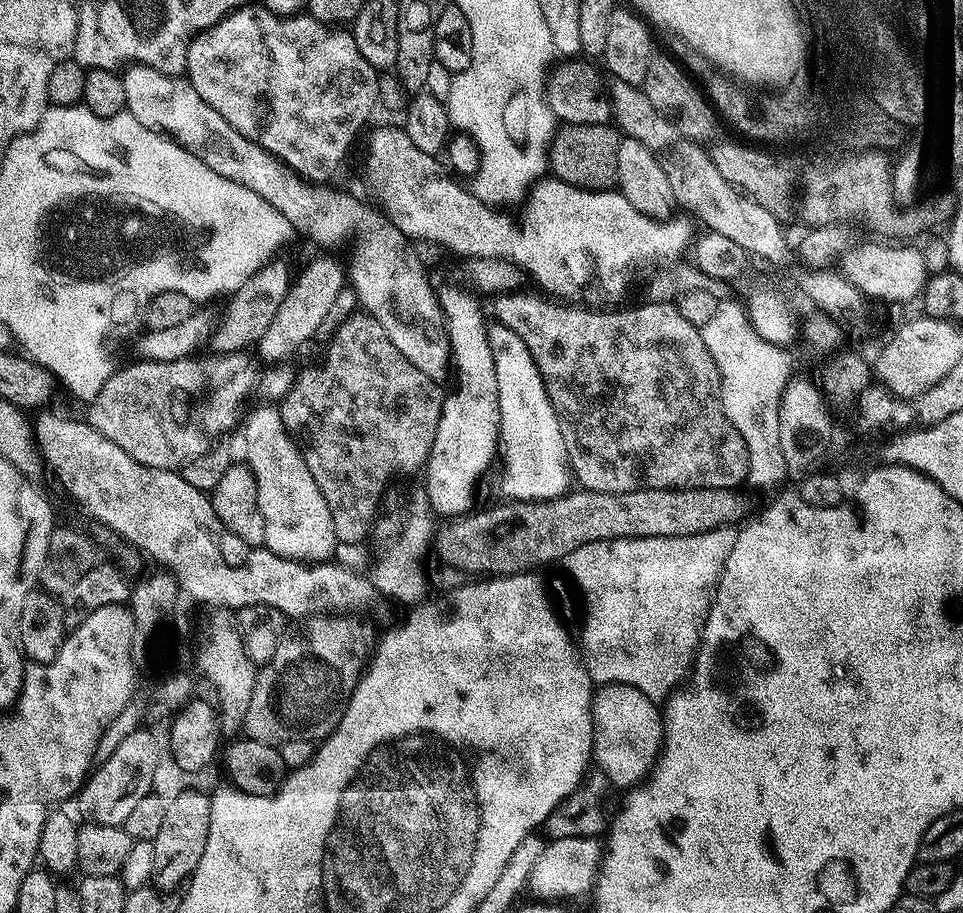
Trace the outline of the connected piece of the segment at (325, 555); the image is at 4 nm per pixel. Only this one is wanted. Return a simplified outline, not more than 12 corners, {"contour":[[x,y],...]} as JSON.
{"contour":[[279,407],[243,421],[263,547],[328,562],[330,506]]}

